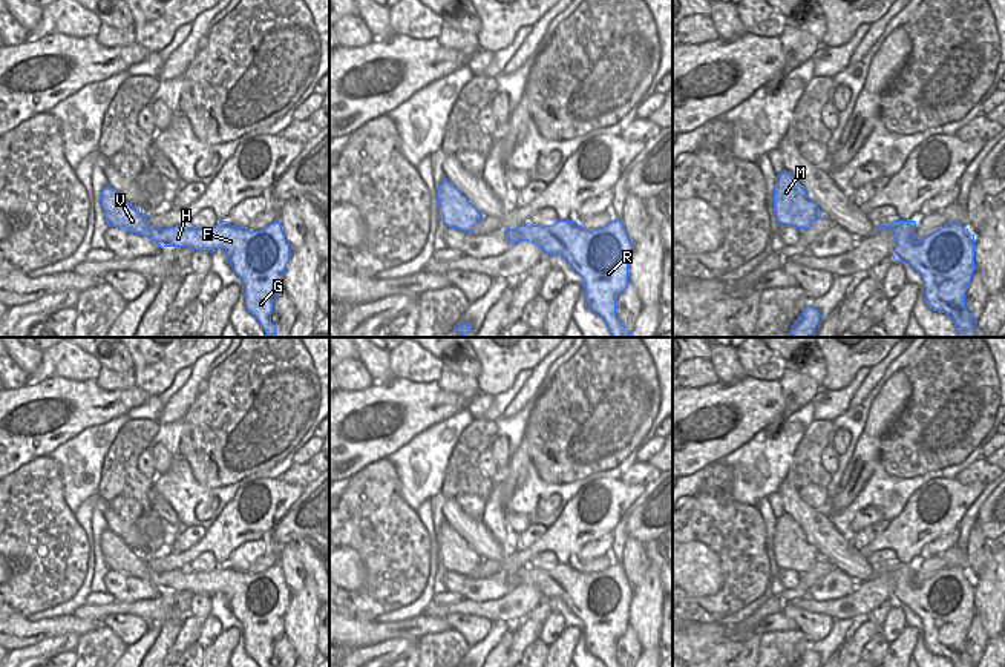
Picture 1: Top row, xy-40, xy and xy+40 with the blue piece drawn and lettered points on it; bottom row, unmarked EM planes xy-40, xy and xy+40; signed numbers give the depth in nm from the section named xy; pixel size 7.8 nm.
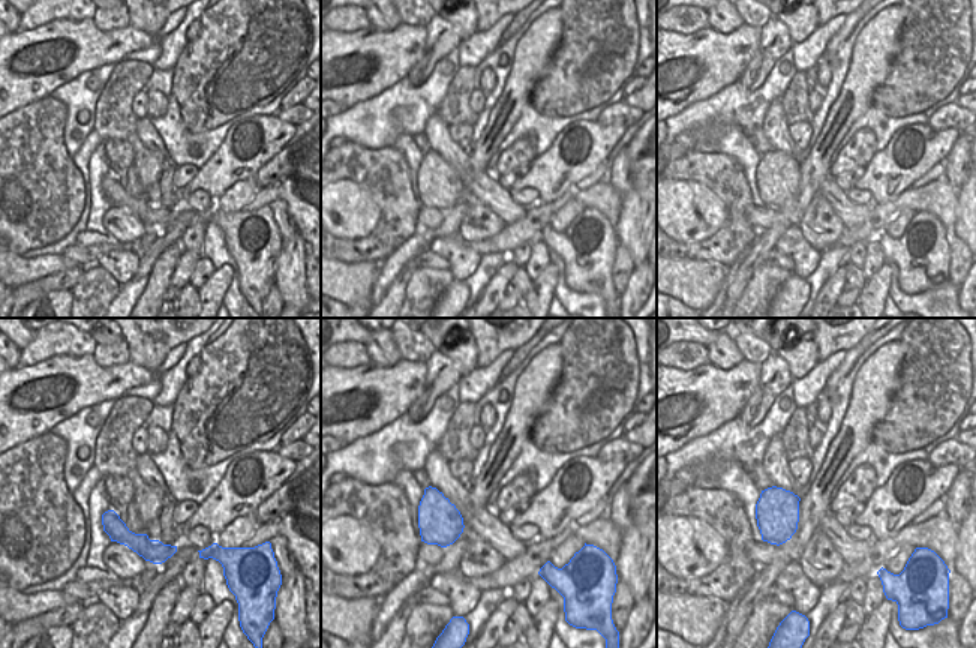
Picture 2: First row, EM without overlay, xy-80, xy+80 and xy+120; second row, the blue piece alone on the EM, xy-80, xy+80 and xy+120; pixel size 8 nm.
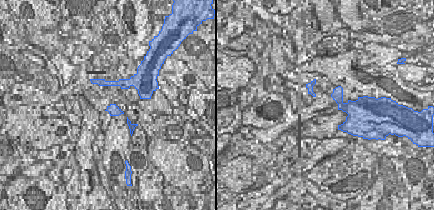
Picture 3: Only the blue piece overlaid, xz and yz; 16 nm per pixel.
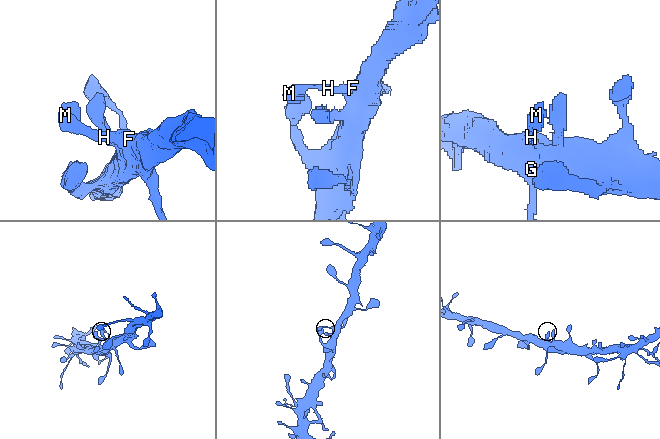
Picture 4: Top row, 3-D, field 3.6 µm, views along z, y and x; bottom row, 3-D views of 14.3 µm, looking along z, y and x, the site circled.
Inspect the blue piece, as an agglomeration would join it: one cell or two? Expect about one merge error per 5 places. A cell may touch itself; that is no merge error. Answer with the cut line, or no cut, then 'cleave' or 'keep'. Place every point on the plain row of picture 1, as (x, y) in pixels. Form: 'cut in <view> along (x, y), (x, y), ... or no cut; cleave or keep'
no cut; keep

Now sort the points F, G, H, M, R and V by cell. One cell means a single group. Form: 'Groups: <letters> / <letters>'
Groups: F G H M R V.

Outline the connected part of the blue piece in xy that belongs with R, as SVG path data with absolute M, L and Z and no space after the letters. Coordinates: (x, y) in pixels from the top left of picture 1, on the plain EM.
M619 563L593 575L576 564L558 564L544 570L527 566L502 577L510 589L529 584L542 596L564 601L584 624L585 649L605 667L620 667L616 644L628 629L633 586Z

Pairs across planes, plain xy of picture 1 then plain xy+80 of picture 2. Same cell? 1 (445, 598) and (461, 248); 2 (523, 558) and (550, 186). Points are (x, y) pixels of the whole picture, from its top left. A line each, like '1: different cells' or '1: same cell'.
1: different cells
2: same cell

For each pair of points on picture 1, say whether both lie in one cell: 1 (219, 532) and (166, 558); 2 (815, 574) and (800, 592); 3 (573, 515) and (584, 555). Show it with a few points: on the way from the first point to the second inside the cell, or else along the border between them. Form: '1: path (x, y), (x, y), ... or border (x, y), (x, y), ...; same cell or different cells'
1: path (206, 543), (184, 558), (180, 558); same cell
2: path (811, 578), (803, 588); same cell
3: border (610, 532), (587, 542), (572, 563); different cells

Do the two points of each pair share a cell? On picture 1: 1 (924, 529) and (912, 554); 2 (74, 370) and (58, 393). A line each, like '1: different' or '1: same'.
1: same
2: different

